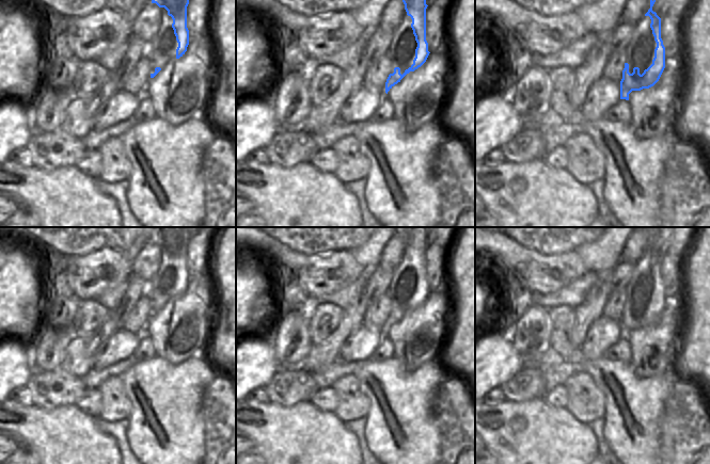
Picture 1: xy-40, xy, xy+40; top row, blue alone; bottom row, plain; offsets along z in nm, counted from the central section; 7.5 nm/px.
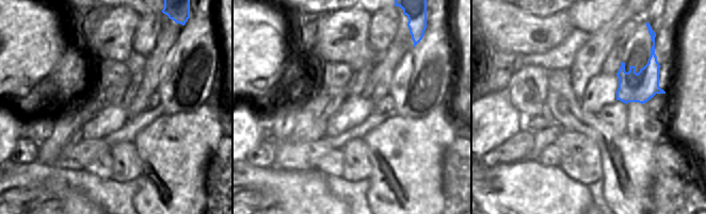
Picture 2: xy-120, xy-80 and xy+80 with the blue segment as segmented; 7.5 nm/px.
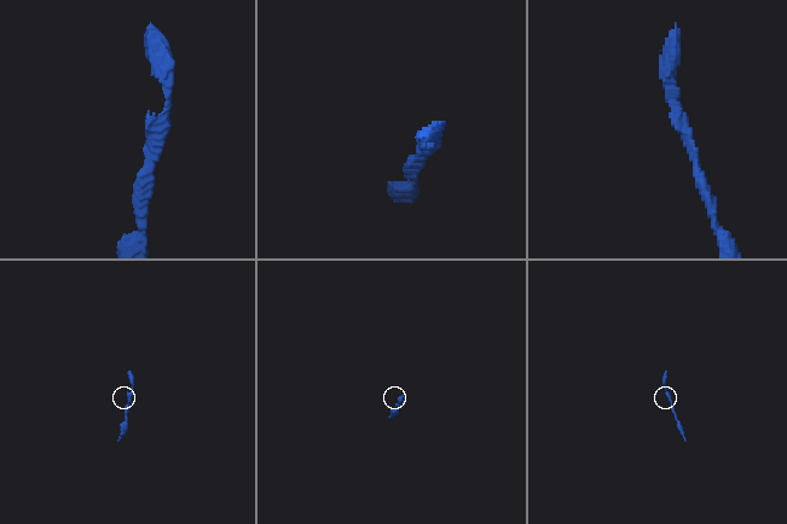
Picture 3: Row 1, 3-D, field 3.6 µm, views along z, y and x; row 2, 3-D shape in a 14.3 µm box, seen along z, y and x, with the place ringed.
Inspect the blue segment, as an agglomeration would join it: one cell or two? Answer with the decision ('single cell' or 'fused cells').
single cell

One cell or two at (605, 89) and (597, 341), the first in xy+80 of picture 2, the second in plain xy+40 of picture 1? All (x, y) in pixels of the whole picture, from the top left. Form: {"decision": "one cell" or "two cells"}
{"decision": "one cell"}

